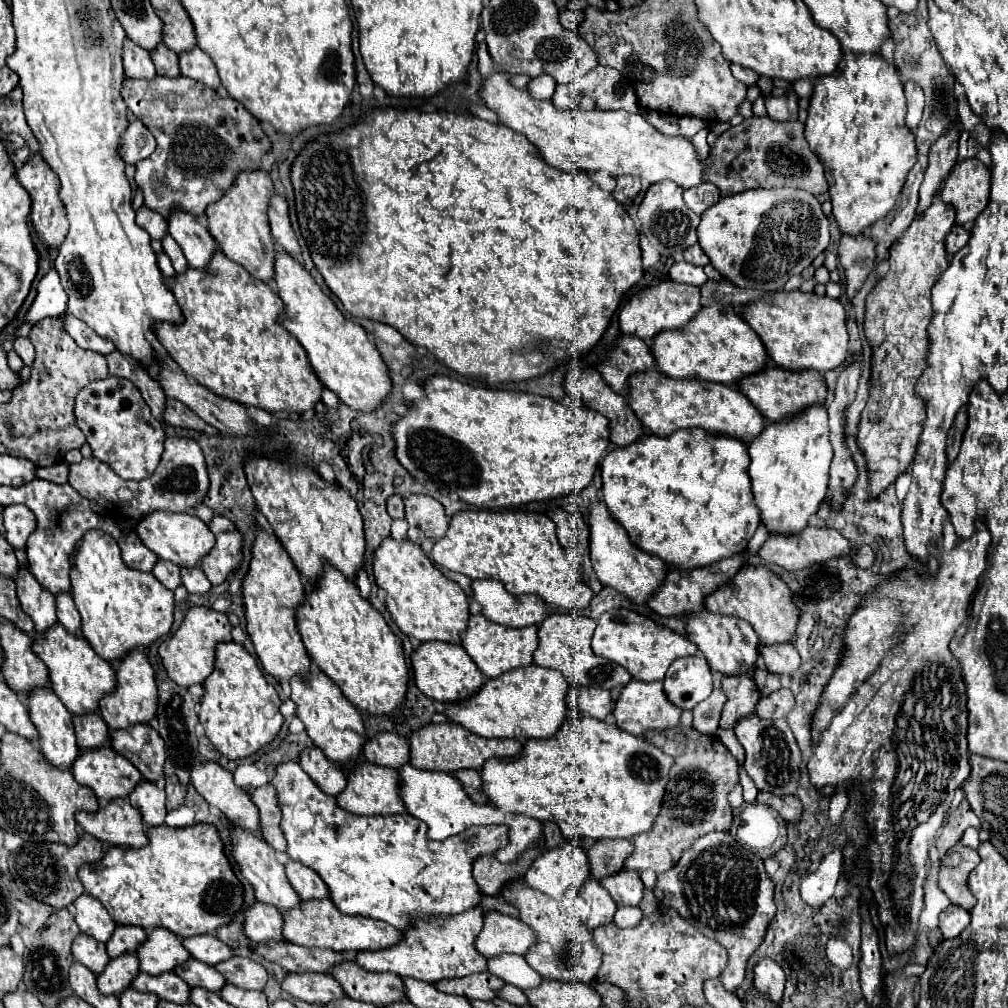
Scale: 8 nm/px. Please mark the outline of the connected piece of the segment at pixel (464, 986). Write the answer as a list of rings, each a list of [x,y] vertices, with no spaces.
[[[478,972],[474,976],[462,976],[454,980],[440,980],[434,984],[440,992],[458,994],[468,1000],[490,1000],[496,998],[496,992],[504,986],[500,978],[496,978],[490,972]]]

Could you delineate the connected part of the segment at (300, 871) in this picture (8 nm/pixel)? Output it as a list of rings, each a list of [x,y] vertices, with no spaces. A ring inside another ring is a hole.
[[[288,860],[286,862],[286,878],[290,886],[296,890],[296,894],[302,900],[314,900],[314,898],[328,898],[328,888],[322,882],[322,878],[308,866]]]

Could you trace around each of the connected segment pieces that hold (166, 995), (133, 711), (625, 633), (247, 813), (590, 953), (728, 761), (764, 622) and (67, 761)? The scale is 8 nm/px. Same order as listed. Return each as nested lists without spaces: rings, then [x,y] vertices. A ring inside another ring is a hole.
[[[166,972],[166,974],[160,974],[160,976],[150,976],[150,974],[138,974],[132,984],[130,984],[134,990],[140,990],[140,992],[152,992],[156,994],[158,998],[164,998],[168,1002],[178,1002],[178,1004],[186,1004],[188,1002],[188,992],[190,992],[190,986],[178,978],[174,972]]]
[[[140,650],[128,652],[116,668],[116,688],[102,696],[98,706],[100,706],[100,716],[106,720],[110,730],[116,728],[128,728],[132,724],[140,722],[150,722],[154,718],[158,704],[158,690],[156,690],[156,680],[154,680],[154,670],[148,664],[146,656]]]
[[[614,608],[602,614],[592,636],[592,650],[598,656],[604,656],[624,666],[632,674],[632,678],[642,682],[654,682],[654,680],[662,680],[668,666],[676,658],[694,656],[698,648],[688,638],[672,632],[670,628],[656,626],[654,620],[644,614],[638,614],[630,608]]]
[[[212,760],[200,762],[190,770],[190,778],[196,792],[210,806],[216,806],[228,820],[242,824],[244,828],[260,836],[258,810],[254,808],[254,804],[250,804],[250,796],[234,784],[234,778],[226,768]]]
[[[524,880],[502,886],[500,896],[504,898],[504,902],[514,906],[520,912],[520,920],[536,932],[538,940],[524,954],[524,958],[540,976],[550,980],[570,980],[570,982],[582,982],[582,984],[590,984],[594,980],[602,962],[602,952],[594,944],[590,930],[580,920],[570,918],[564,910],[560,910],[554,898],[526,886]]]
[[[676,726],[660,732],[646,732],[644,738],[664,754],[672,756],[674,764],[670,768],[670,782],[666,784],[662,798],[662,810],[656,816],[650,832],[634,836],[636,850],[626,858],[624,866],[630,870],[650,868],[656,874],[662,874],[676,864],[680,852],[686,850],[694,840],[708,832],[730,828],[732,808],[728,802],[728,792],[738,782],[738,762],[724,748],[718,736],[706,736],[694,732],[694,728]]]
[[[762,564],[742,566],[730,578],[728,584],[718,586],[714,592],[710,592],[704,598],[704,606],[710,612],[738,616],[738,618],[750,622],[762,644],[788,642],[794,634],[794,624],[798,622],[798,608],[794,608],[790,588],[768,566],[762,566]]]
[[[34,688],[28,694],[28,712],[30,712],[32,724],[38,728],[38,736],[40,736],[38,746],[40,746],[40,752],[44,754],[44,758],[58,768],[70,768],[80,752],[76,746],[72,714],[66,712],[64,704],[58,700],[58,696],[54,696],[54,692],[50,688]]]

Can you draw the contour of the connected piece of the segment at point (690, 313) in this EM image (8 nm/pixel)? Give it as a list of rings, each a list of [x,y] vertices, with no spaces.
[[[660,280],[656,284],[650,284],[646,288],[642,288],[640,292],[632,294],[620,308],[618,314],[618,322],[620,322],[620,330],[624,334],[634,334],[642,340],[646,340],[648,344],[652,342],[652,338],[668,328],[678,328],[682,324],[686,324],[690,318],[694,318],[694,314],[698,312],[698,308],[702,306],[702,296],[700,290],[692,284],[676,284],[672,280]]]

